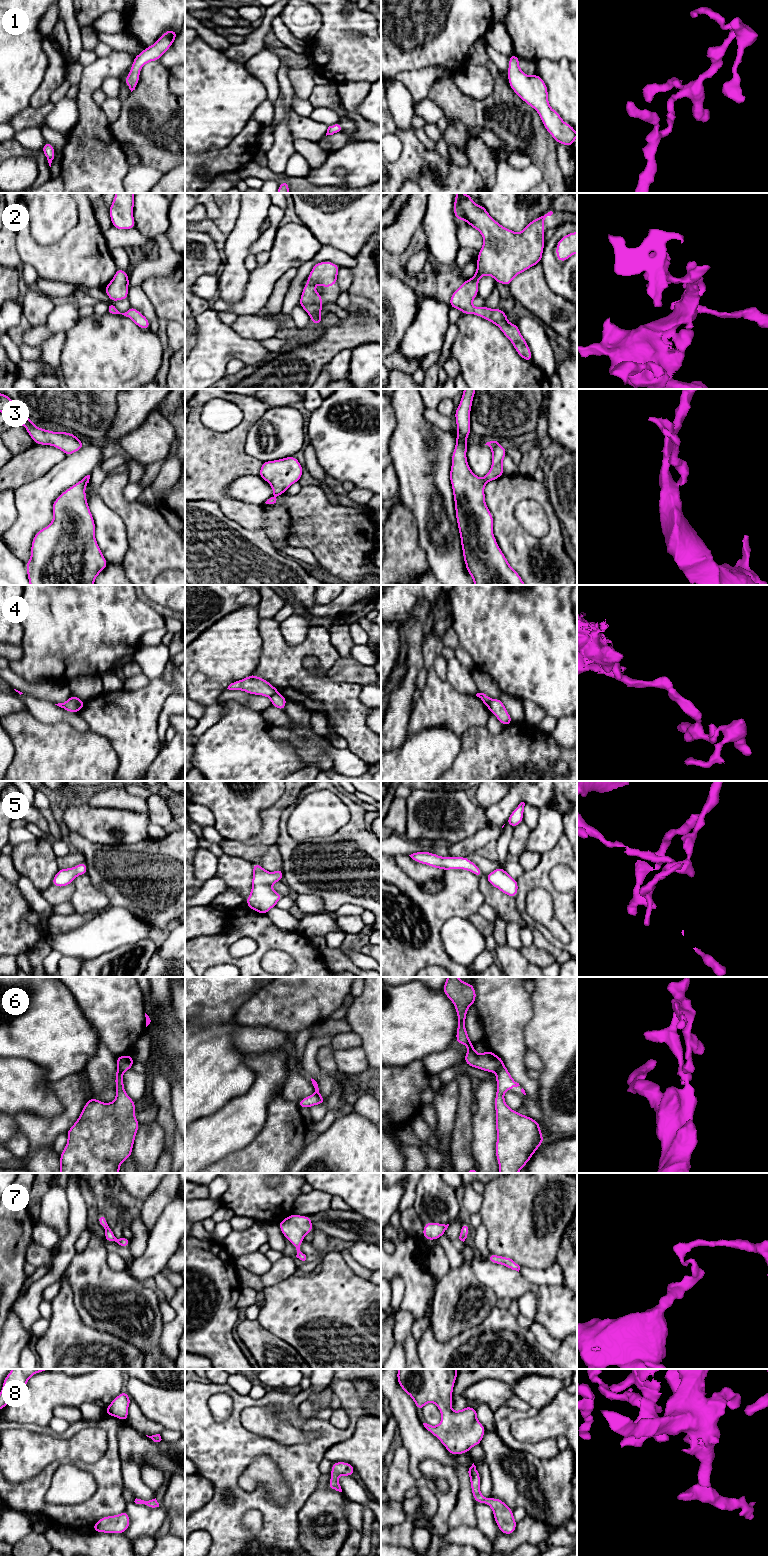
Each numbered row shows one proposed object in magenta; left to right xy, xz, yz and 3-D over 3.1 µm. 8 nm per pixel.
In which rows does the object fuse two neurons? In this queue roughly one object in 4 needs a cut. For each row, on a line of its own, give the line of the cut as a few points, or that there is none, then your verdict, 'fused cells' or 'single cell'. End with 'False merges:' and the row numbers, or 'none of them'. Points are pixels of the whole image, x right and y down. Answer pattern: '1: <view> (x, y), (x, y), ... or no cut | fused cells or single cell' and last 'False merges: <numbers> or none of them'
1: no cut | single cell
2: no cut | single cell
3: yz (482, 479), (486, 482) | fused cells
4: yz (491, 700), (488, 707) | fused cells
5: no cut | single cell
6: xz (315, 1092), (324, 1102) | fused cells
7: no cut | single cell
8: no cut | single cell
False merges: 3, 4, 6

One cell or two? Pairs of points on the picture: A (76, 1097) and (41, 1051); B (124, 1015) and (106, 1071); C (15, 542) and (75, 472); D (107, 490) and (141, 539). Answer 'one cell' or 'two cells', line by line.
A: two cells
B: two cells
C: one cell
D: one cell

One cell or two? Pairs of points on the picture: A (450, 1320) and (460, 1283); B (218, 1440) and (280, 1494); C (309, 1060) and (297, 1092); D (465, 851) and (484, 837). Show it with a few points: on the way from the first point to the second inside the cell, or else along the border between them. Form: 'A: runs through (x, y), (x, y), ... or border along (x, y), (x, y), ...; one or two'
A: runs through (454, 1311), (458, 1305), (459, 1292); one
B: border along (270, 1457), (249, 1465), (240, 1488); two
C: border along (303, 1072), (310, 1078); two
D: runs through (470, 846), (479, 840); one

